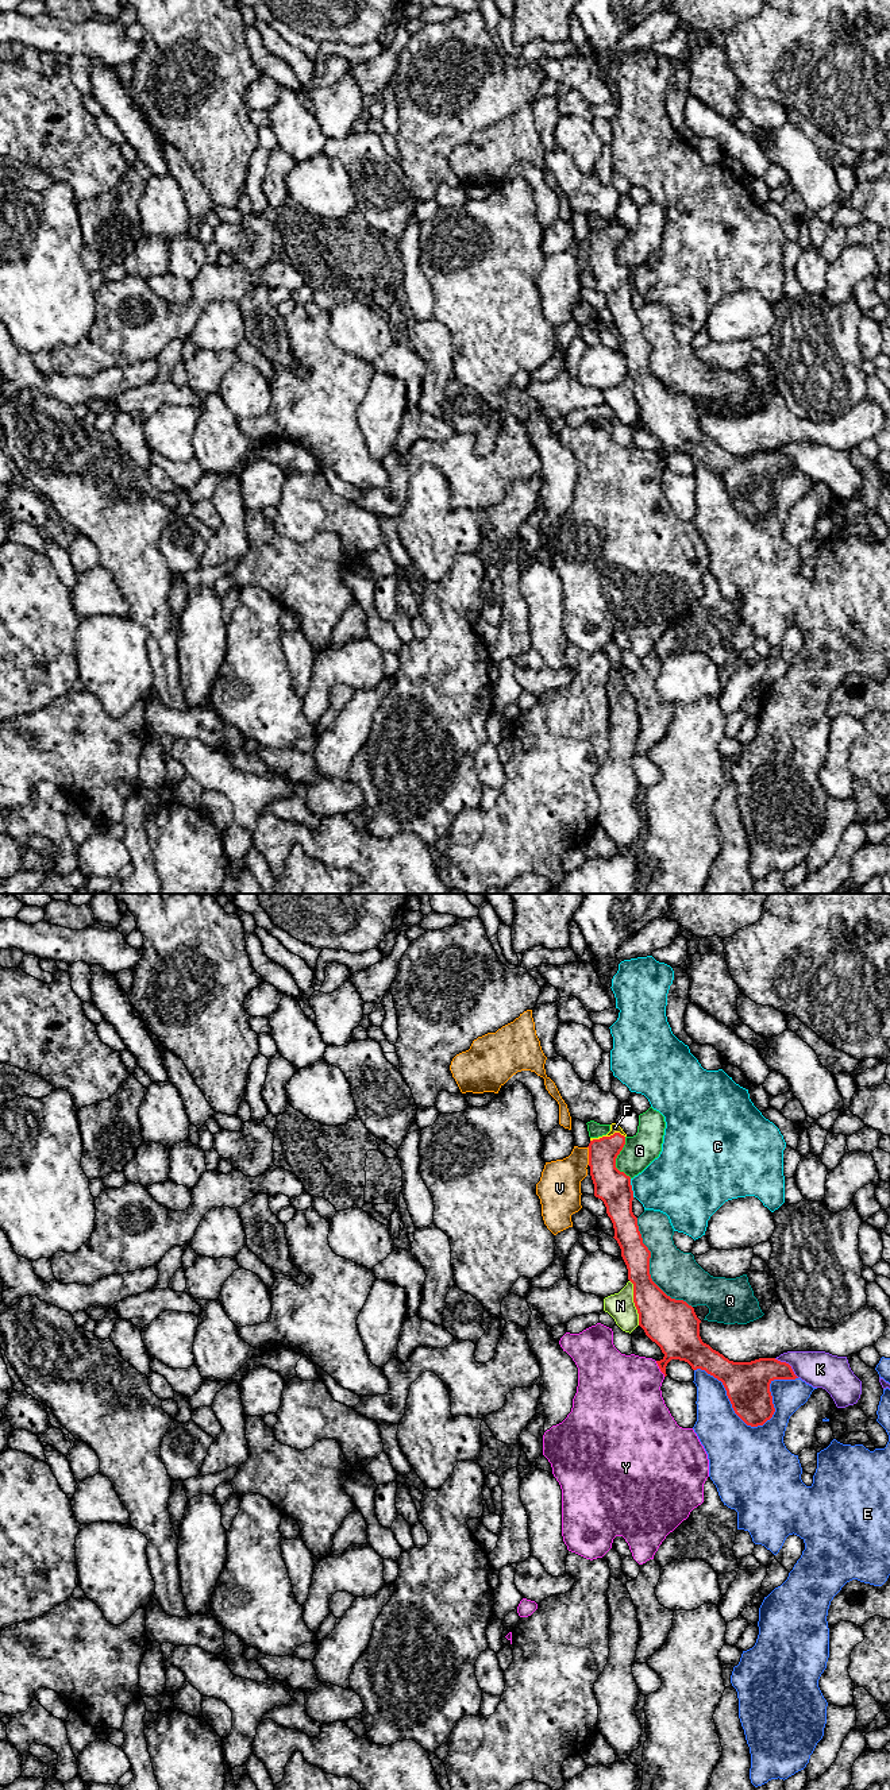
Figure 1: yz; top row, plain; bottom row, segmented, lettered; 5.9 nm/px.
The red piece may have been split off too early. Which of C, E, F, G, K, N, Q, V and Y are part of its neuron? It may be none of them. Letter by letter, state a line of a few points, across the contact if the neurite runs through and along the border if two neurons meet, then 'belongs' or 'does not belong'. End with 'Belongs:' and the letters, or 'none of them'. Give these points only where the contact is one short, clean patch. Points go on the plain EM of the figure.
C: line yz (630, 272), (634, 289); does not belong
E: does not belong
F: belongs
G: does not belong
K: does not belong
N: does not belong
Q: does not belong
V: does not belong
Y: does not belong
Belongs: F

